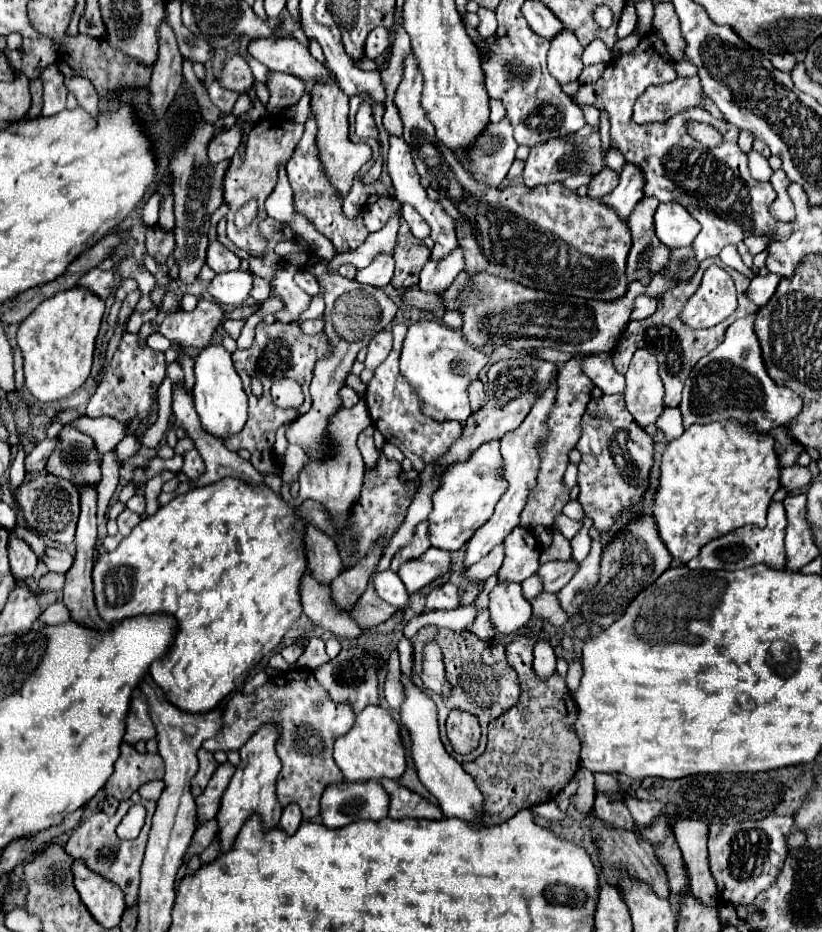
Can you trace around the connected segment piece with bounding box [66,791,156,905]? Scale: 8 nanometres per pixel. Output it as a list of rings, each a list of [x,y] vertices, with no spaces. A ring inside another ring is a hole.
[[[138,791],[128,799],[128,801],[122,801],[118,811],[108,817],[106,813],[96,813],[92,817],[88,817],[74,833],[72,837],[68,839],[66,843],[66,851],[74,857],[74,859],[84,859],[86,865],[98,873],[102,873],[104,877],[108,875],[108,879],[112,879],[114,883],[118,883],[124,893],[126,893],[126,903],[132,905],[136,901],[136,887],[138,887],[138,869],[140,869],[140,863],[142,863],[142,855],[144,855],[144,849],[146,849],[146,837],[148,837],[148,831],[150,831],[150,819],[154,815],[154,801],[148,801],[148,799],[142,799],[138,795]],[[134,803],[142,803],[148,811],[146,815],[146,823],[140,831],[140,835],[136,839],[130,839],[130,841],[120,841],[118,835],[116,835],[116,825],[122,821],[122,817],[126,815],[126,811],[134,805]]]

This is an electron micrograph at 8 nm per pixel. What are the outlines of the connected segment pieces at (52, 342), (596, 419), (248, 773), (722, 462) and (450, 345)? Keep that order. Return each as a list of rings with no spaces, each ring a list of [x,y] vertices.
[[[74,287],[48,297],[20,323],[18,345],[24,355],[26,389],[38,401],[64,399],[88,379],[102,315],[104,301],[84,287]]]
[[[602,395],[598,401],[590,401],[582,417],[582,437],[576,443],[576,449],[582,455],[578,465],[578,501],[584,507],[584,513],[594,521],[598,531],[608,531],[620,517],[620,513],[634,503],[642,503],[644,493],[650,487],[650,469],[654,465],[654,439],[648,435],[628,413],[622,395]]]
[[[264,723],[240,749],[242,761],[236,767],[236,773],[234,773],[228,789],[224,791],[220,811],[216,815],[218,825],[220,825],[218,837],[222,837],[224,849],[230,849],[240,827],[244,825],[244,821],[252,813],[262,815],[262,821],[268,829],[278,827],[280,813],[282,813],[282,805],[278,803],[278,797],[276,797],[276,777],[280,775],[280,769],[282,769],[282,761],[276,755],[278,739],[280,739],[280,725],[278,723]]]
[[[724,419],[722,427],[690,425],[662,453],[660,489],[654,499],[658,533],[670,555],[688,563],[702,545],[720,535],[748,523],[764,527],[768,505],[780,487],[780,469],[774,437],[756,431],[752,423]]]
[[[418,321],[408,327],[408,335],[402,345],[400,371],[414,387],[420,397],[420,411],[434,421],[460,421],[464,423],[470,415],[468,387],[480,379],[488,357],[472,347],[460,331],[450,329],[436,321]]]

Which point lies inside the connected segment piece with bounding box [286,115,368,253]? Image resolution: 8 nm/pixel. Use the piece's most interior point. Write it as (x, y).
(313, 197)

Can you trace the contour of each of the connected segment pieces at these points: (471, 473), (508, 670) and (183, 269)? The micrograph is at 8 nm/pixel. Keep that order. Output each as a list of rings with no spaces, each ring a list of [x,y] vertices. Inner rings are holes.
[[[496,439],[482,443],[466,461],[448,467],[440,489],[432,497],[434,509],[428,517],[432,547],[444,551],[460,549],[492,517],[496,501],[508,489],[508,481],[500,471],[502,471],[502,455],[500,455],[500,443]]]
[[[434,625],[422,627],[414,637],[412,637],[412,647],[414,647],[414,669],[412,669],[412,681],[418,689],[422,689],[424,693],[428,693],[428,697],[436,703],[438,707],[438,725],[440,725],[440,737],[446,745],[446,751],[456,757],[458,753],[452,749],[448,737],[446,737],[446,729],[444,729],[444,721],[446,715],[452,709],[464,709],[470,711],[478,717],[480,727],[482,727],[482,739],[478,745],[478,751],[482,753],[486,749],[486,729],[488,723],[492,719],[496,719],[500,713],[504,713],[506,709],[510,709],[512,705],[518,703],[518,693],[520,693],[520,685],[518,685],[518,675],[516,671],[512,671],[512,667],[506,663],[506,655],[504,655],[504,643],[500,643],[498,639],[490,639],[490,641],[482,641],[478,639],[474,633],[470,631],[450,631],[450,629],[440,629]],[[426,643],[436,643],[442,649],[444,655],[444,665],[446,665],[446,677],[452,683],[452,695],[448,699],[430,693],[430,689],[424,687],[422,683],[421,673],[423,664],[423,649]]]
[[[198,121],[190,141],[176,151],[170,167],[174,175],[174,213],[176,213],[176,249],[174,261],[178,263],[178,279],[182,283],[194,283],[198,279],[200,269],[206,265],[206,249],[208,249],[208,229],[210,229],[210,215],[222,205],[224,201],[224,175],[230,167],[230,159],[212,163],[206,157],[208,141],[214,133],[210,123]]]

